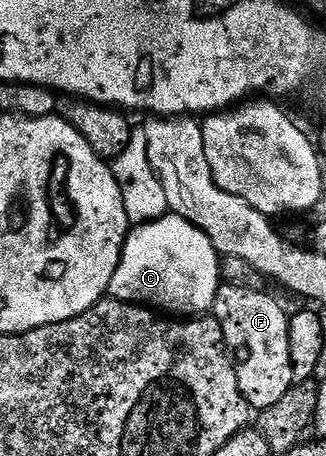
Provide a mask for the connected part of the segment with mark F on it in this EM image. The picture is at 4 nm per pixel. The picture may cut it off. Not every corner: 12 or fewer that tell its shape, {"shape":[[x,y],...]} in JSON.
{"shape":[[222,284],[212,316],[250,410],[294,385],[290,314]]}

